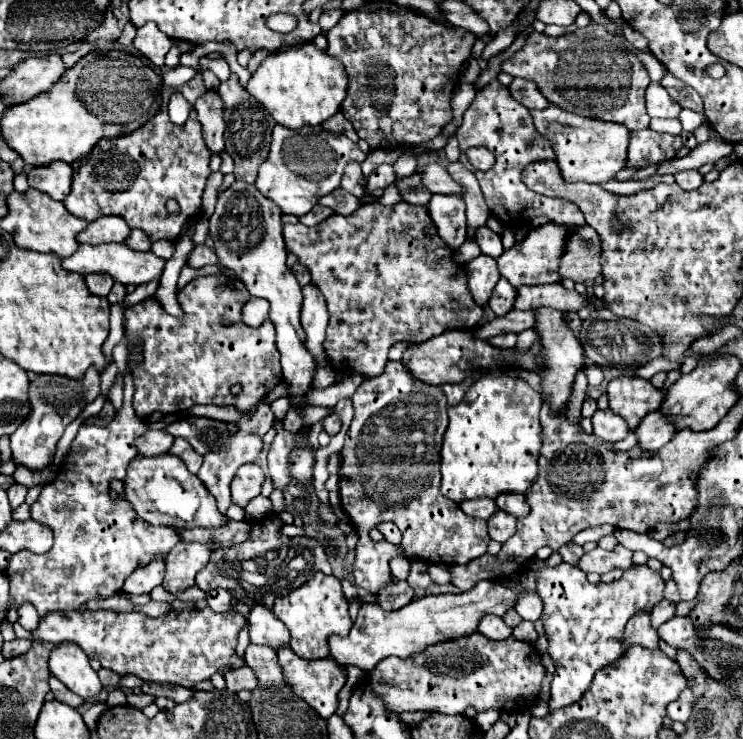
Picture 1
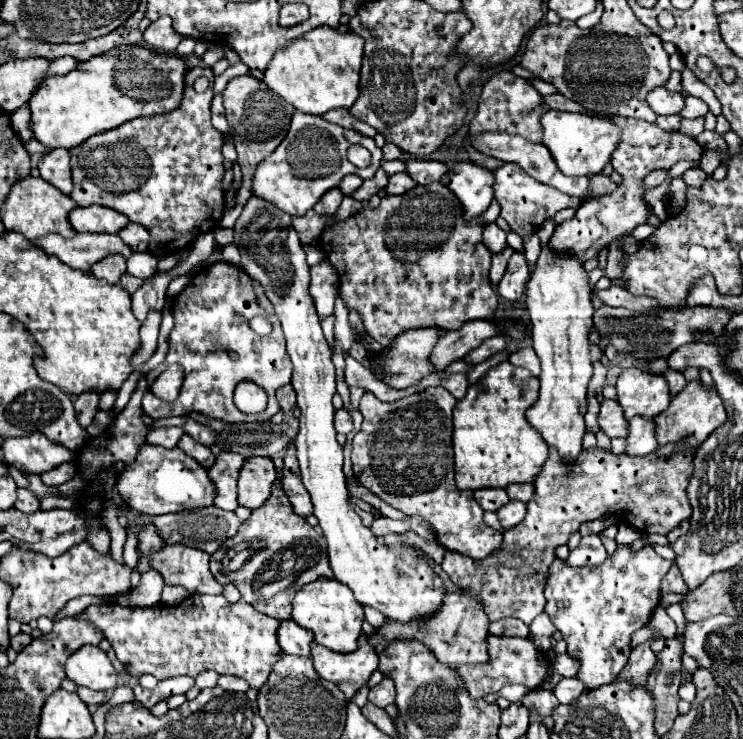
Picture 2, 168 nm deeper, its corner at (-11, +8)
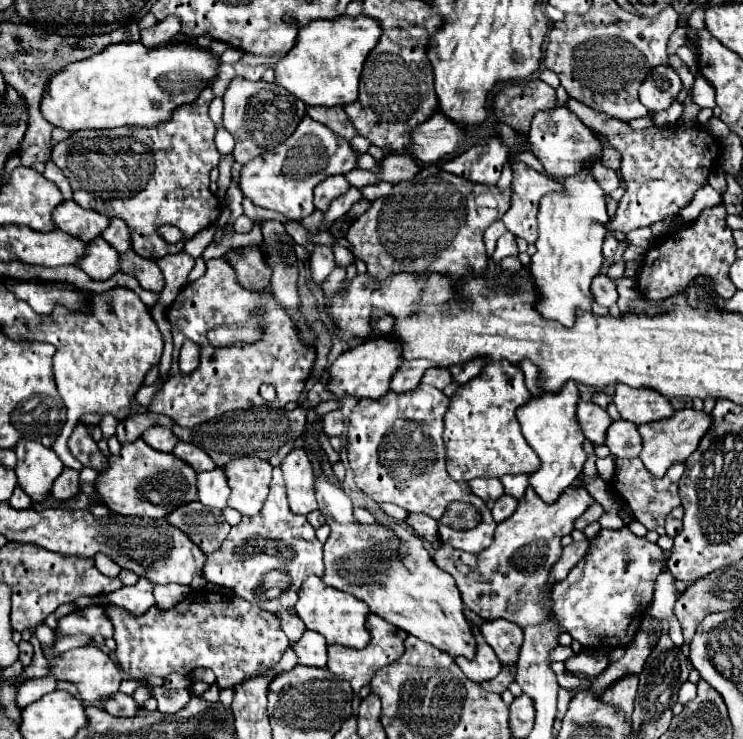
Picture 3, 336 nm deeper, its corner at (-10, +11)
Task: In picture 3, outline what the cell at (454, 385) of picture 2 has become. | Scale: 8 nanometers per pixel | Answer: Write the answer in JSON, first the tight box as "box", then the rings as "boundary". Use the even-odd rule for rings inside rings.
{"box":[421,367,453,389],"boundary":[[[431,367],[431,369],[427,369],[427,373],[423,375],[421,383],[433,385],[433,387],[437,387],[437,389],[445,389],[449,383],[453,383],[453,377],[451,377],[449,369],[443,369],[443,367]]]}

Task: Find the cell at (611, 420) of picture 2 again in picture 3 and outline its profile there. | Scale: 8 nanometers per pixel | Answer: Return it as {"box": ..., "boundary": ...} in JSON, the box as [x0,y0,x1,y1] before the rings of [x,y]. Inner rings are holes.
{"box":[577,401,613,443],"boundary":[[[579,401],[577,413],[579,413],[579,423],[583,425],[585,437],[593,443],[605,443],[607,429],[613,423],[609,413],[601,405],[591,401]]]}

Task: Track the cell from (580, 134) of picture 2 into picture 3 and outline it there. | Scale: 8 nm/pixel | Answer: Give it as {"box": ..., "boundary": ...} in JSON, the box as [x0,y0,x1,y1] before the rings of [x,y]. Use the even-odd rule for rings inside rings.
{"box":[527,107,603,177],"boundary":[[[555,107],[549,111],[535,113],[527,141],[531,141],[533,155],[543,163],[547,173],[551,173],[555,177],[569,177],[573,173],[579,173],[583,169],[583,165],[587,167],[593,161],[597,163],[603,155],[603,143],[599,141],[597,133],[591,131],[567,107]]]}

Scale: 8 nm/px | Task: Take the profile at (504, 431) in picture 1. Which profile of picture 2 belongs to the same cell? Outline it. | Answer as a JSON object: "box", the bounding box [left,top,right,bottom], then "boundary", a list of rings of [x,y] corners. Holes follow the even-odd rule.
{"box":[454,362,548,490],"boundary":[[[500,362],[490,368],[454,406],[456,486],[460,490],[504,488],[514,482],[532,482],[548,458],[548,446],[528,424],[524,412],[536,402],[538,378],[524,368]]]}

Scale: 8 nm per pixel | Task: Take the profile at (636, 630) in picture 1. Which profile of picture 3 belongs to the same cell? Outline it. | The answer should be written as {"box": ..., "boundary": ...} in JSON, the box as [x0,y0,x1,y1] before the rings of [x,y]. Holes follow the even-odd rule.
{"box":[603,673,639,717],"boundary":[[[629,673],[629,675],[617,679],[613,685],[609,685],[603,691],[603,701],[611,701],[613,705],[619,705],[627,713],[627,717],[631,717],[637,687],[639,687],[639,675]]]}

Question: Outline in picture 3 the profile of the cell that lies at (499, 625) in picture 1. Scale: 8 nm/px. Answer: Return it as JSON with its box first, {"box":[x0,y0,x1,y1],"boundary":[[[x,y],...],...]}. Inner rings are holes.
{"box":[481,619,523,665],"boundary":[[[491,619],[483,621],[481,633],[485,641],[493,647],[493,651],[499,655],[499,661],[503,665],[517,663],[519,649],[523,643],[523,629],[519,629],[519,625],[505,619]]]}

